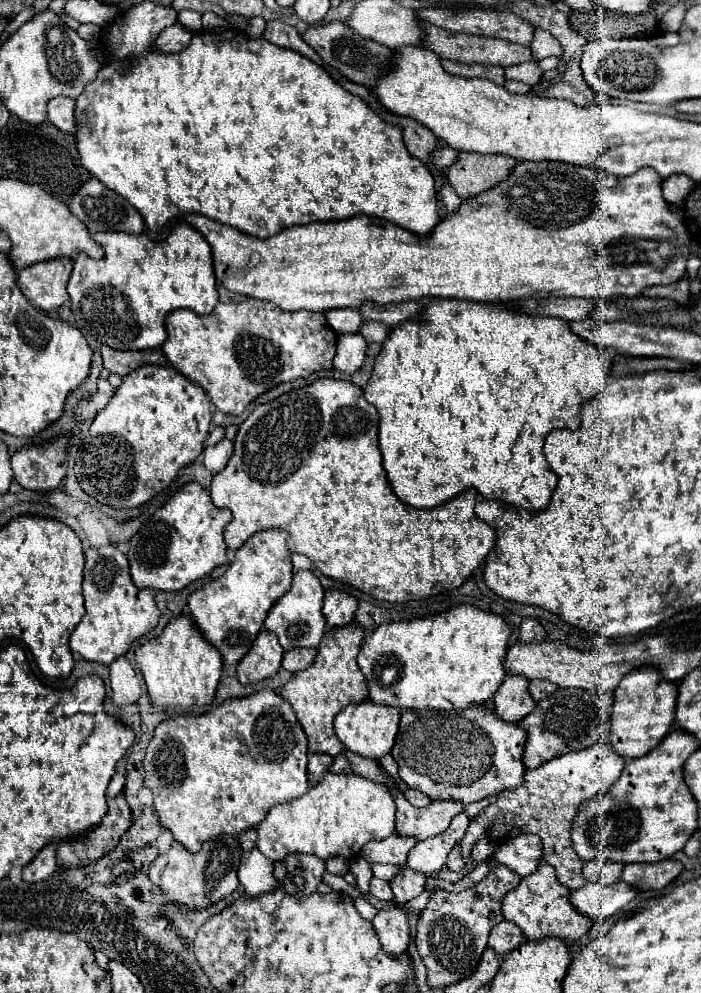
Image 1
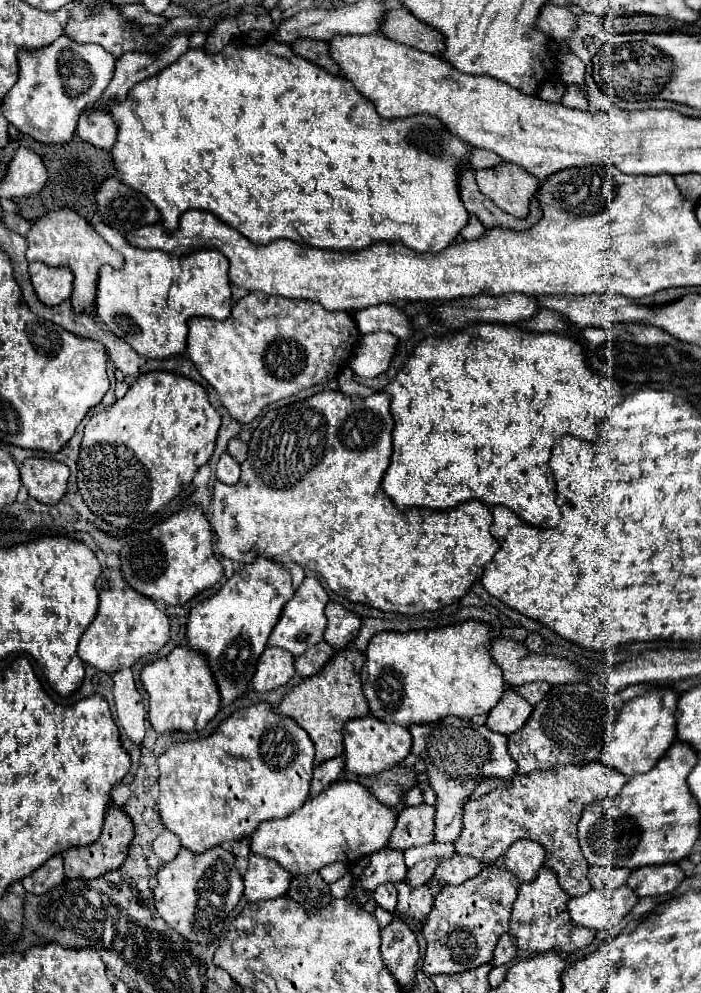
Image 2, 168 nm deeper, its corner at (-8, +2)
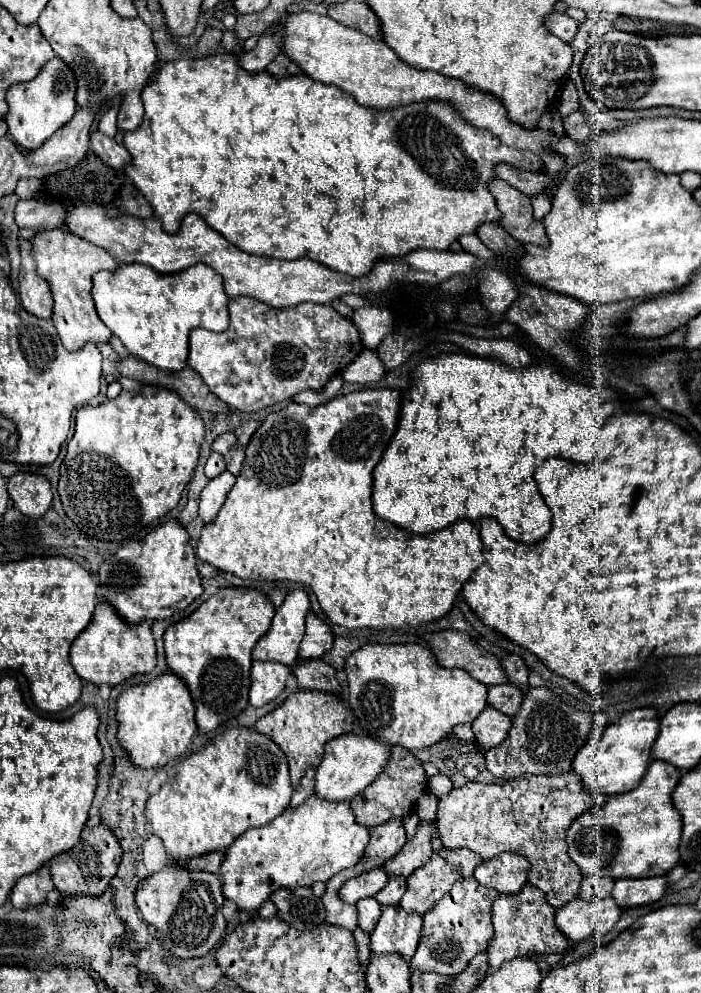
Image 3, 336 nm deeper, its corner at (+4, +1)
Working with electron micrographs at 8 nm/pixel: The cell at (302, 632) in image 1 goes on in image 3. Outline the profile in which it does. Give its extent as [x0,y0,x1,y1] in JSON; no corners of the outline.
[251,589,309,667]

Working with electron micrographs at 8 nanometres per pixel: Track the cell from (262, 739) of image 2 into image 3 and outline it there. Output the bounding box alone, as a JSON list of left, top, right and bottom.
[145,727,291,861]

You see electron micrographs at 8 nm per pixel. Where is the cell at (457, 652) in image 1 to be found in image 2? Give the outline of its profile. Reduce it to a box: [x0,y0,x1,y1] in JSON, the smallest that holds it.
[361,620,505,726]

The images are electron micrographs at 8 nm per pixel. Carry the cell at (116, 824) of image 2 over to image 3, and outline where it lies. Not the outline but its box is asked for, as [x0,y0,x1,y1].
[49,825,121,897]

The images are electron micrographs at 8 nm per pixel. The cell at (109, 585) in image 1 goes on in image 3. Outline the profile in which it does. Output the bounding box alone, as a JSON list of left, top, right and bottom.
[69,601,157,685]

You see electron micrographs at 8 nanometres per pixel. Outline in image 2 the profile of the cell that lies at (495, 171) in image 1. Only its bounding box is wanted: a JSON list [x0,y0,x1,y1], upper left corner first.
[475,162,539,218]

